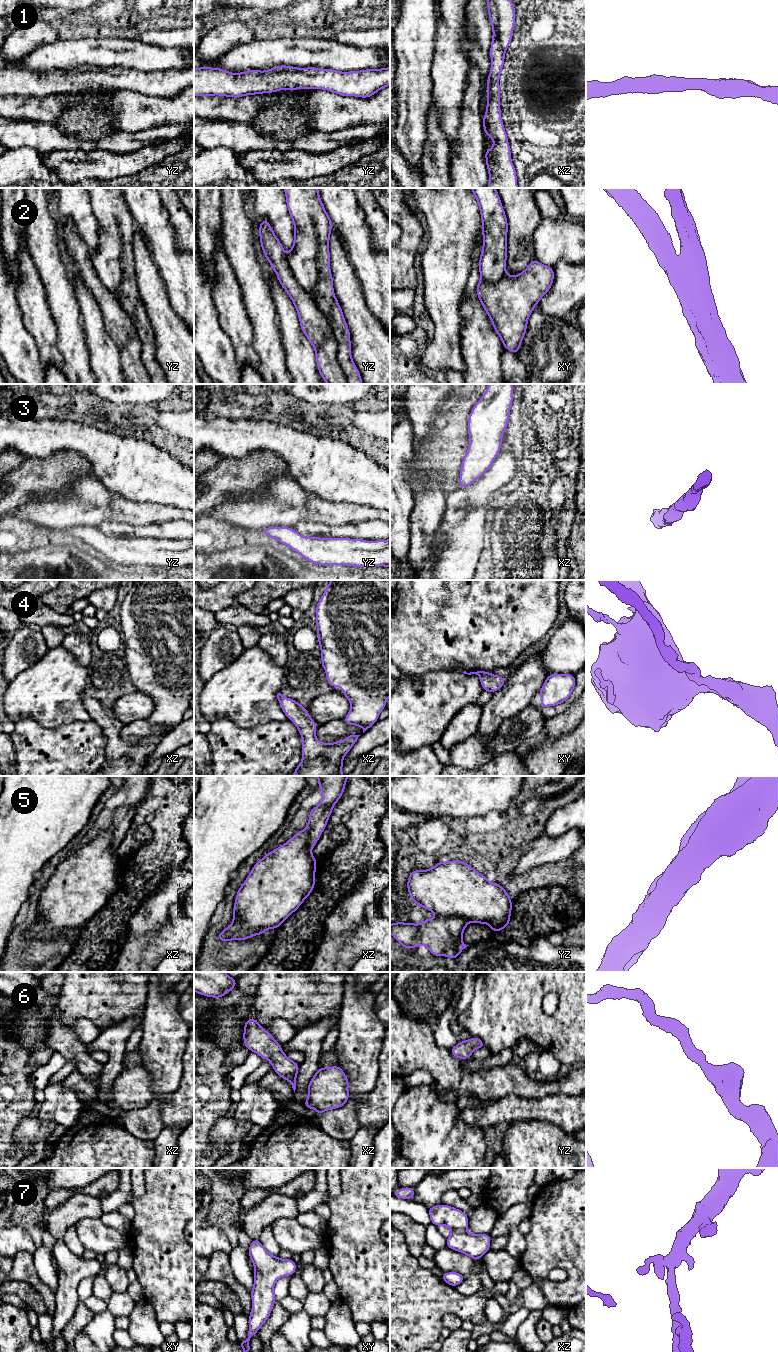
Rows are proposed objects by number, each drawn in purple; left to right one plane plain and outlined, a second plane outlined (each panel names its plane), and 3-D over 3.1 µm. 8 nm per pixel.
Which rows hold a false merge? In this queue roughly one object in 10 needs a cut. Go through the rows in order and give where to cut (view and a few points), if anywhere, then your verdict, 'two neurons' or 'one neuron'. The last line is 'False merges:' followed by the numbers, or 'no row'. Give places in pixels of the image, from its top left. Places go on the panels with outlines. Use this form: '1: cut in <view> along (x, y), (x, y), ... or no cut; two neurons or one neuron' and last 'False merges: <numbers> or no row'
1: no cut; one neuron
2: no cut; one neuron
3: no cut; one neuron
4: no cut; one neuron
5: no cut; one neuron
6: no cut; one neuron
7: no cut; one neuron
False merges: no row

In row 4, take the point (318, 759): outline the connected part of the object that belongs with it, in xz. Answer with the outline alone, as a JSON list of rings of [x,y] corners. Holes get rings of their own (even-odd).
[[[280,692],[277,694],[277,699],[282,711],[286,714],[287,718],[297,726],[299,734],[303,739],[301,748],[302,761],[293,771],[294,776],[346,776],[341,773],[341,769],[344,766],[343,758],[357,742],[360,735],[344,737],[342,743],[337,740],[331,744],[324,744],[316,739],[317,725],[304,706],[300,705],[296,700],[284,697]]]

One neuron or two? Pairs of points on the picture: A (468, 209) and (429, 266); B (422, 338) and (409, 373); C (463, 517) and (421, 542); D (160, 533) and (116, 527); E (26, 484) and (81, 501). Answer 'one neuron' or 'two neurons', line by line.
A: one neuron
B: one neuron
C: two neurons
D: one neuron
E: two neurons

